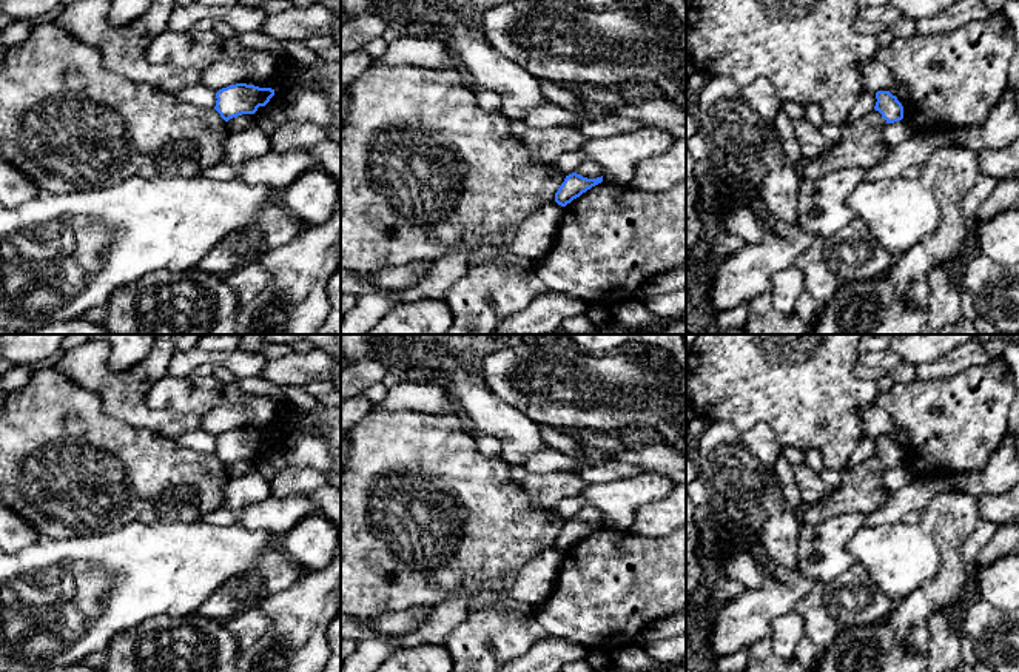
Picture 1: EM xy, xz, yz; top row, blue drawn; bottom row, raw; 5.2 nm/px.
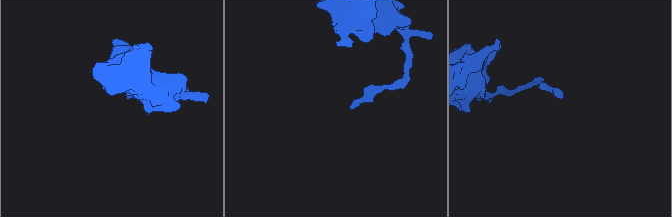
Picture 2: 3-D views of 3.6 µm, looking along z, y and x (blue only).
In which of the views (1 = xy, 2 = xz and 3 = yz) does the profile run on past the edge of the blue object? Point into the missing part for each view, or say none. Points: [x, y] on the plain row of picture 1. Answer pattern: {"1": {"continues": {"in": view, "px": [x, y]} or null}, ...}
{"1": {"continues": null}, "2": {"continues": null}, "3": {"continues": null}}

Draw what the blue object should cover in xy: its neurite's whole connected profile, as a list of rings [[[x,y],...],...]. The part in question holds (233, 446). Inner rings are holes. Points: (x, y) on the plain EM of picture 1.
[[[236,428],[216,438],[214,455],[228,467],[242,459],[254,459],[259,452],[265,452],[274,441],[271,433],[259,433],[247,428]]]

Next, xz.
[[[577,518],[566,521],[564,527],[555,538],[555,547],[561,552],[566,552],[573,544],[580,543],[583,538],[590,535],[592,532],[603,527],[603,521],[597,524],[587,524]]]

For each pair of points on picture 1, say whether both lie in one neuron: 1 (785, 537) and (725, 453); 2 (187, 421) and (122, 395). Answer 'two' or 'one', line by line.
1: one
2: one

